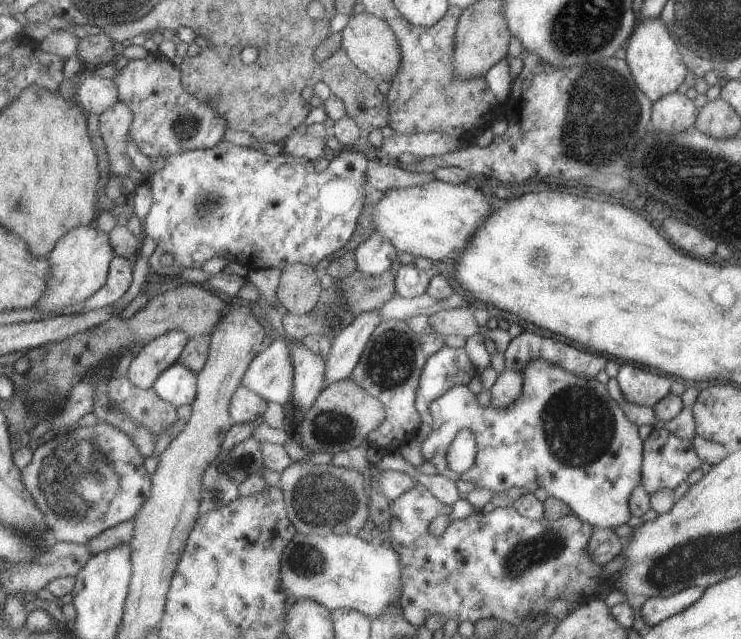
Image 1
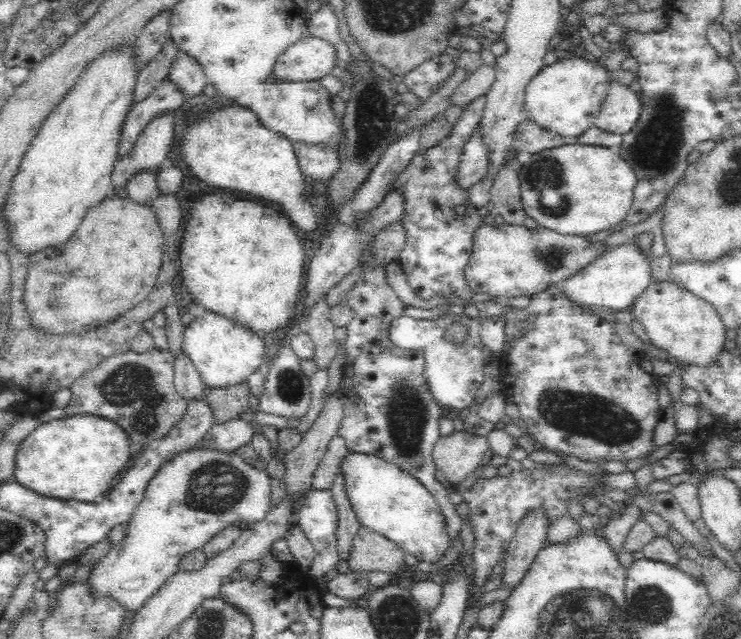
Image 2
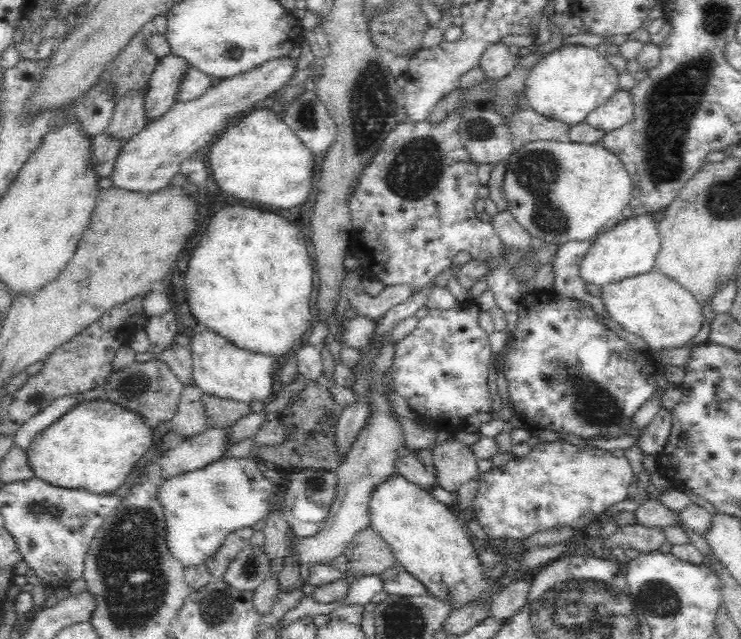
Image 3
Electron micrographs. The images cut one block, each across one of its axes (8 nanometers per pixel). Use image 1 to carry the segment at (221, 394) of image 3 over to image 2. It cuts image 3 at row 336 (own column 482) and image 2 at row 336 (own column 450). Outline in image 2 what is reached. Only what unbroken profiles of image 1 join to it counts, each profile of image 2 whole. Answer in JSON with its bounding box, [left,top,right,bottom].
[183,311,264,388]

